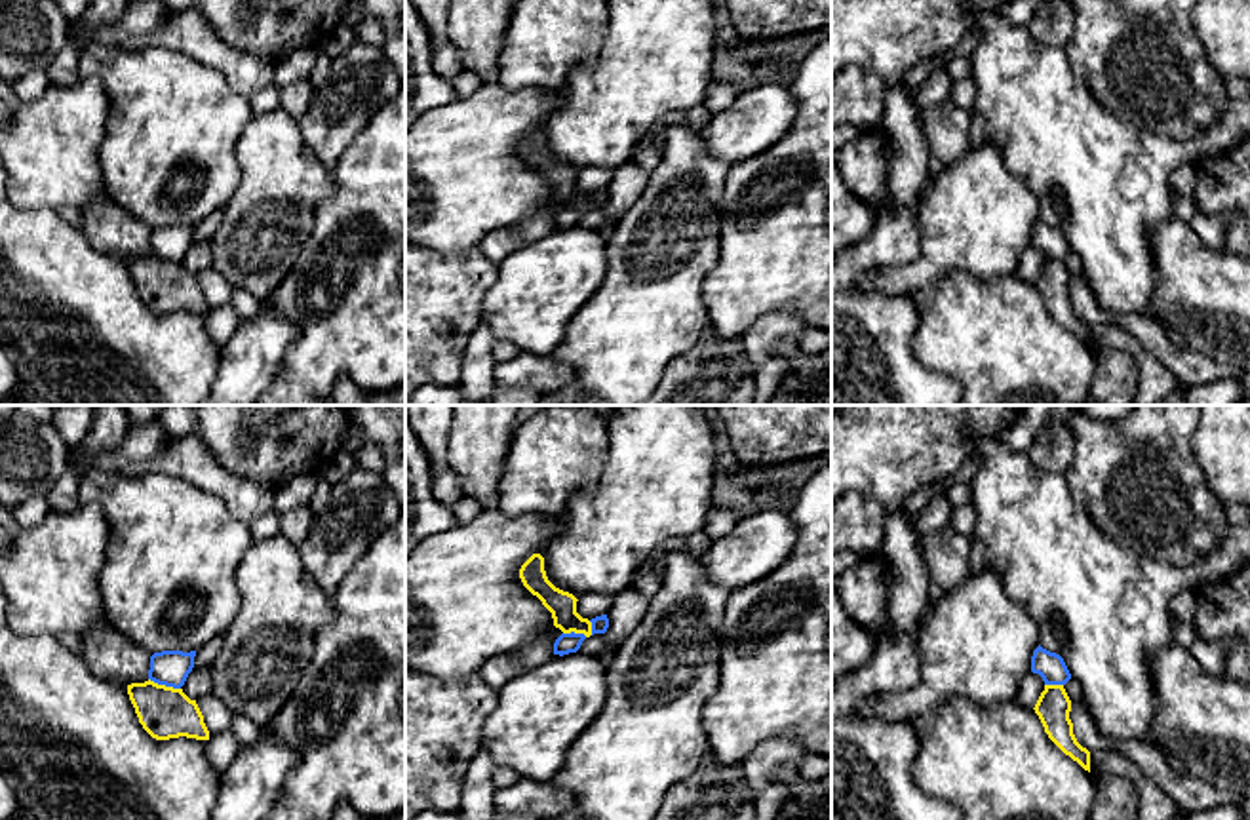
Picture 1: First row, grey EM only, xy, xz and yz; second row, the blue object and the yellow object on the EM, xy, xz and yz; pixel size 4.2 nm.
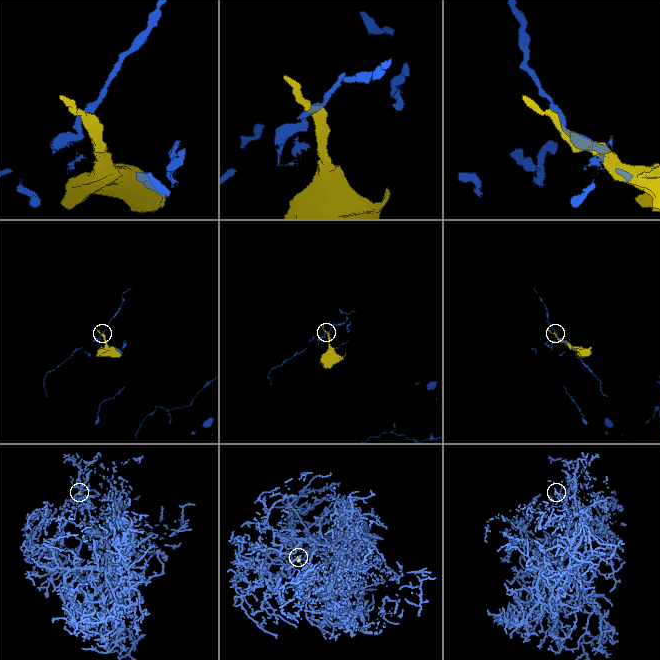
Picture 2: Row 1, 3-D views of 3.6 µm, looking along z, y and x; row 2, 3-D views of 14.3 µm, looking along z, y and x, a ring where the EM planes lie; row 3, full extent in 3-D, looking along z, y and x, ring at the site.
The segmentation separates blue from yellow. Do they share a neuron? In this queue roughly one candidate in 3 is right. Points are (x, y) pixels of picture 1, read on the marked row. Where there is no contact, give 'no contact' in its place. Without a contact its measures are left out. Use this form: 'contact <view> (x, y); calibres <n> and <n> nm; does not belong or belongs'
contact xy (164, 683); calibres 150 and 220 nm; does not belong

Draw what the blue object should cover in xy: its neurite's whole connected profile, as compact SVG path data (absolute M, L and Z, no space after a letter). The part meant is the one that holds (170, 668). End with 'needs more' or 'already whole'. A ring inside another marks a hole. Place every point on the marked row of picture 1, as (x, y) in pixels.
M183 651L154 653L150 656L148 679L158 685L181 689L185 685L188 674L194 668L194 656L196 656L196 651L190 651L190 653L183 653Z | already whole

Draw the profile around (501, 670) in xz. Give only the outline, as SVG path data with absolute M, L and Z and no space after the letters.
M554 624L521 649L485 662L478 672L495 691L500 691L514 677L542 666L554 656L554 643L563 632Z

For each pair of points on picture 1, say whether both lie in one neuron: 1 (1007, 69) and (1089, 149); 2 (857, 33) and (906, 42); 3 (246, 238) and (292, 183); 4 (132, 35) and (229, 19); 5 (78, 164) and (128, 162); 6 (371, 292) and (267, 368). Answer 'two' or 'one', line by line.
1: one
2: one
3: one
4: two
5: two
6: two

